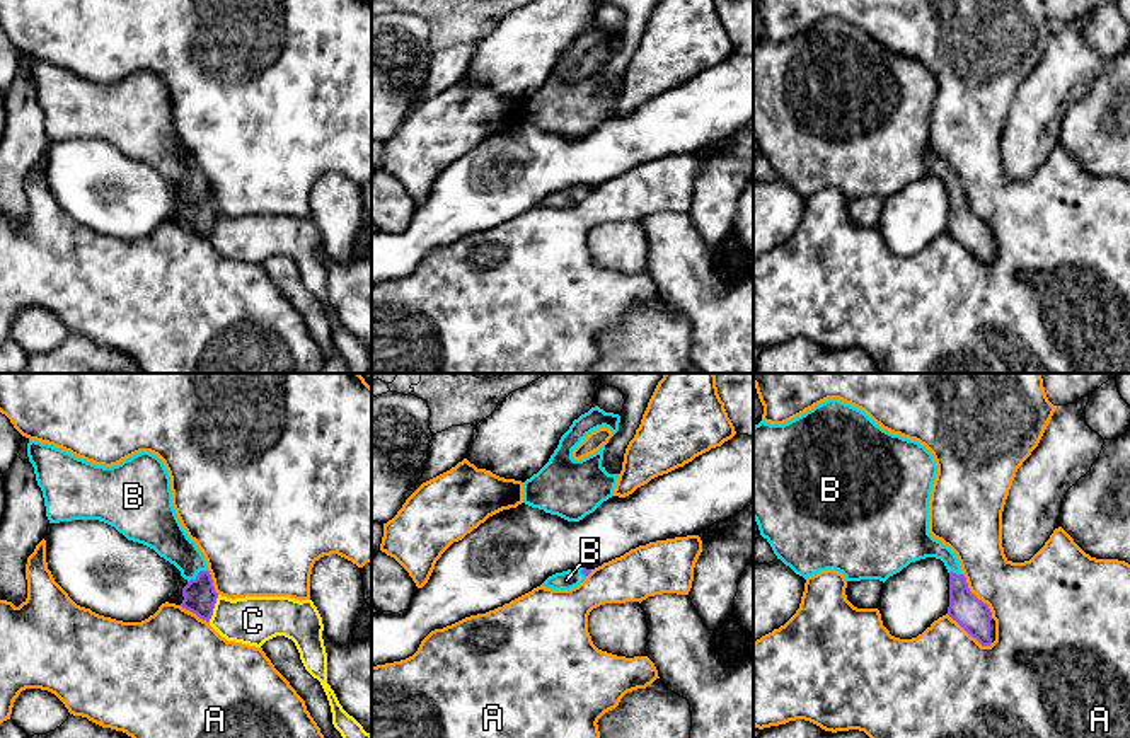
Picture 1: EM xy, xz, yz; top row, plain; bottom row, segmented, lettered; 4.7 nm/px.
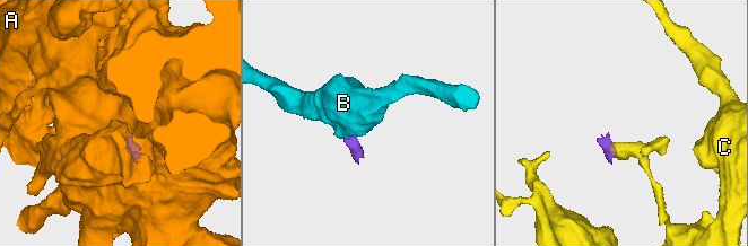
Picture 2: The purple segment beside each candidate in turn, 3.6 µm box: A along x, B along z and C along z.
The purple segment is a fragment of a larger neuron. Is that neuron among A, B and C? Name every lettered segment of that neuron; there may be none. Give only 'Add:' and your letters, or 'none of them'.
Add: B

